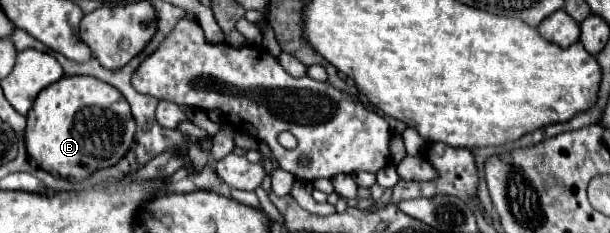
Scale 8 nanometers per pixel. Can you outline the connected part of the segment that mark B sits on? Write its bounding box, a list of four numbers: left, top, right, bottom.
[25,76,135,180]

